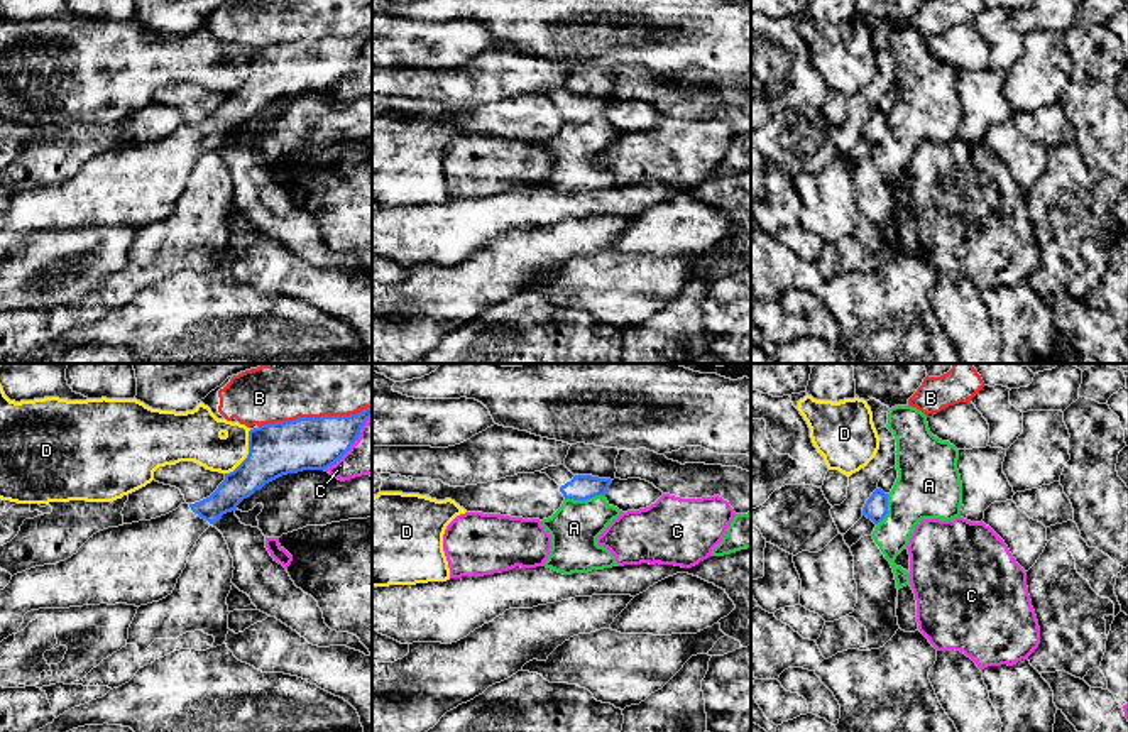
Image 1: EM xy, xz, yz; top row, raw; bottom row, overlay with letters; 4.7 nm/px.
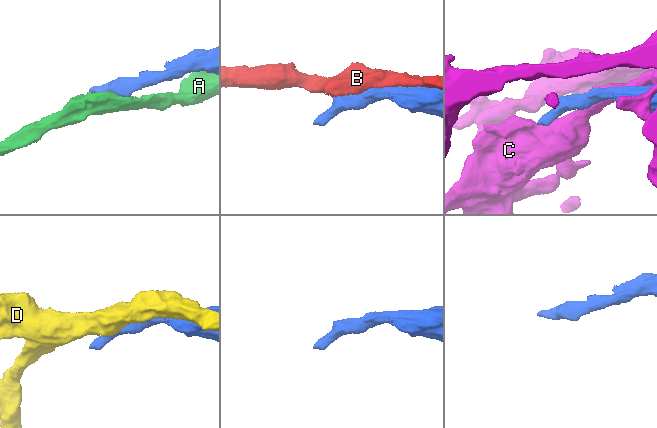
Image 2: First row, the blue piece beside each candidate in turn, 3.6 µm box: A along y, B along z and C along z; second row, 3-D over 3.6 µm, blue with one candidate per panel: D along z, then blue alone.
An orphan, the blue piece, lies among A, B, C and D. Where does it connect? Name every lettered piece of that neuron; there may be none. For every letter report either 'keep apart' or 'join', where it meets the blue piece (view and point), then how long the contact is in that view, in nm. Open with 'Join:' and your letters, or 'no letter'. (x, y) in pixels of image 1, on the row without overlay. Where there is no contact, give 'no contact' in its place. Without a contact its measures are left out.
Join: no letter
A: keep apart; contact xz (584, 120); length 190 nm
B: keep apart; contact xy (315, 39); length 550 nm
C: keep apart; contact xy (354, 63); length 340 nm
D: keep apart; contact xy (249, 75); length 240 nm

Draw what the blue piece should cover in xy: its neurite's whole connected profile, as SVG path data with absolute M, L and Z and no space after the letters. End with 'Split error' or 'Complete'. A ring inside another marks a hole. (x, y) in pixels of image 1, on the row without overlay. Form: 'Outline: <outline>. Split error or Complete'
Outline: M367 29L350 37L298 39L294 42L262 46L249 52L249 76L206 120L181 125L176 132L93 156L71 179L44 186L12 198L0 211L0 264L19 254L24 237L39 230L69 230L100 225L147 227L172 215L178 199L200 157L223 135L266 105L303 91L326 91L359 61L360 51L372 37Z. Split error

